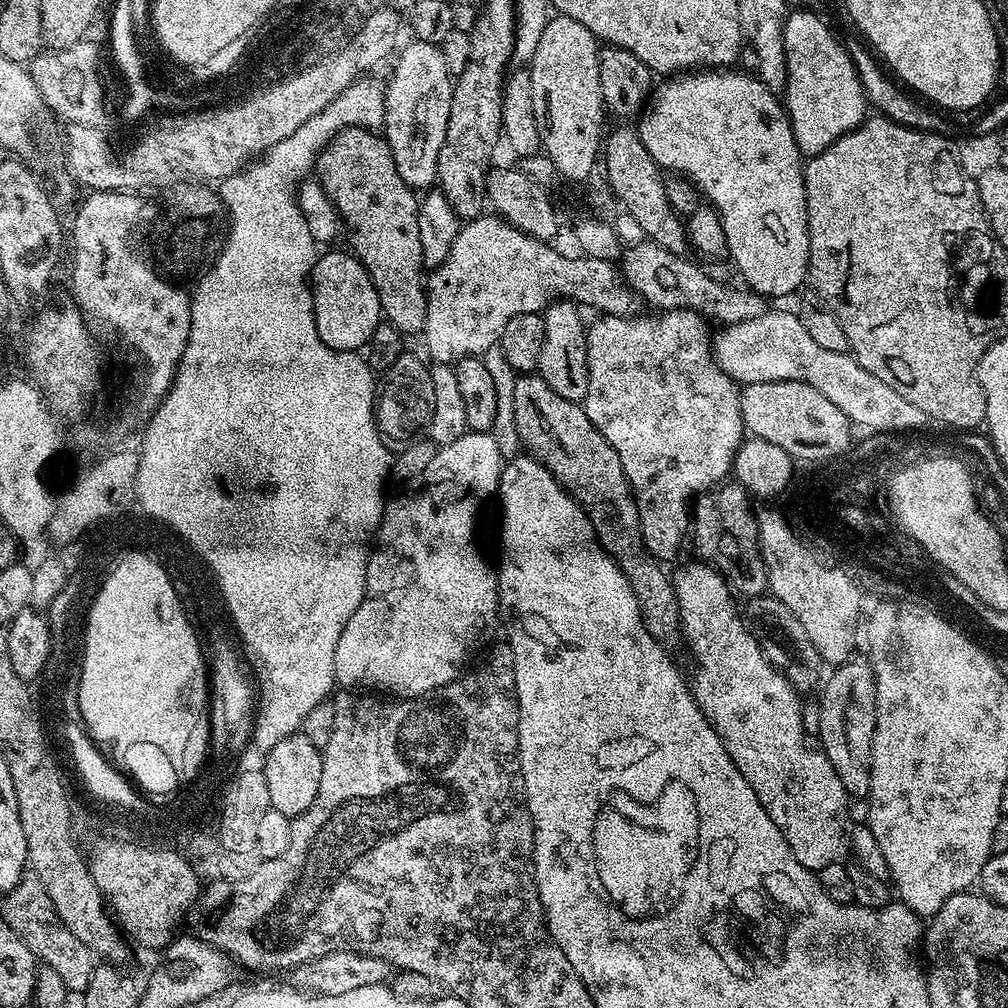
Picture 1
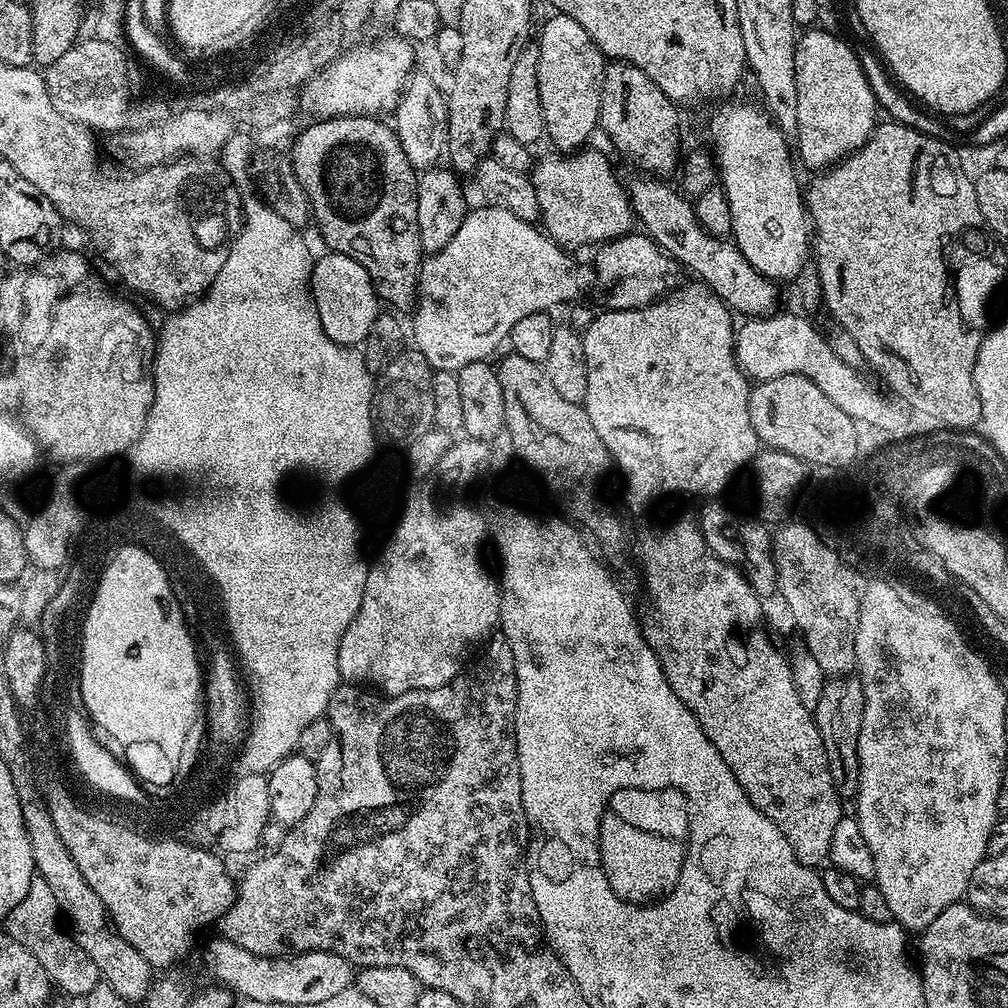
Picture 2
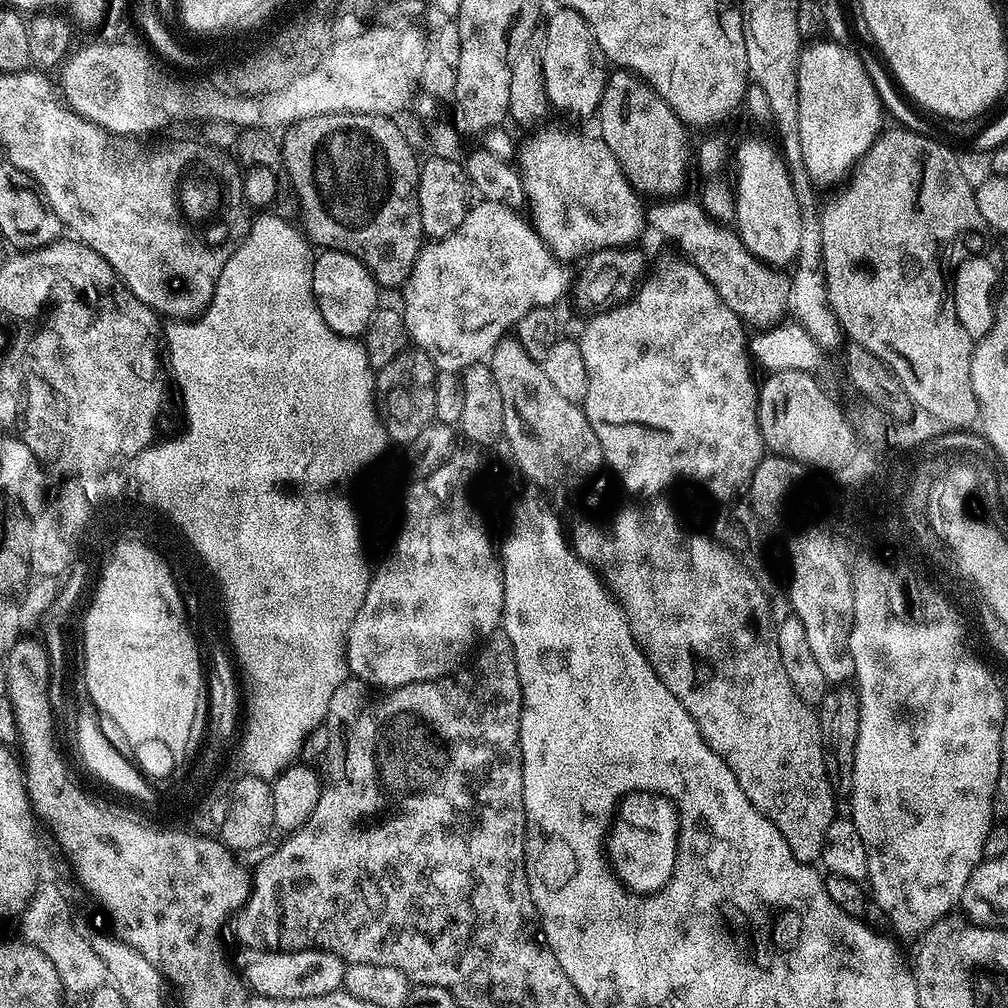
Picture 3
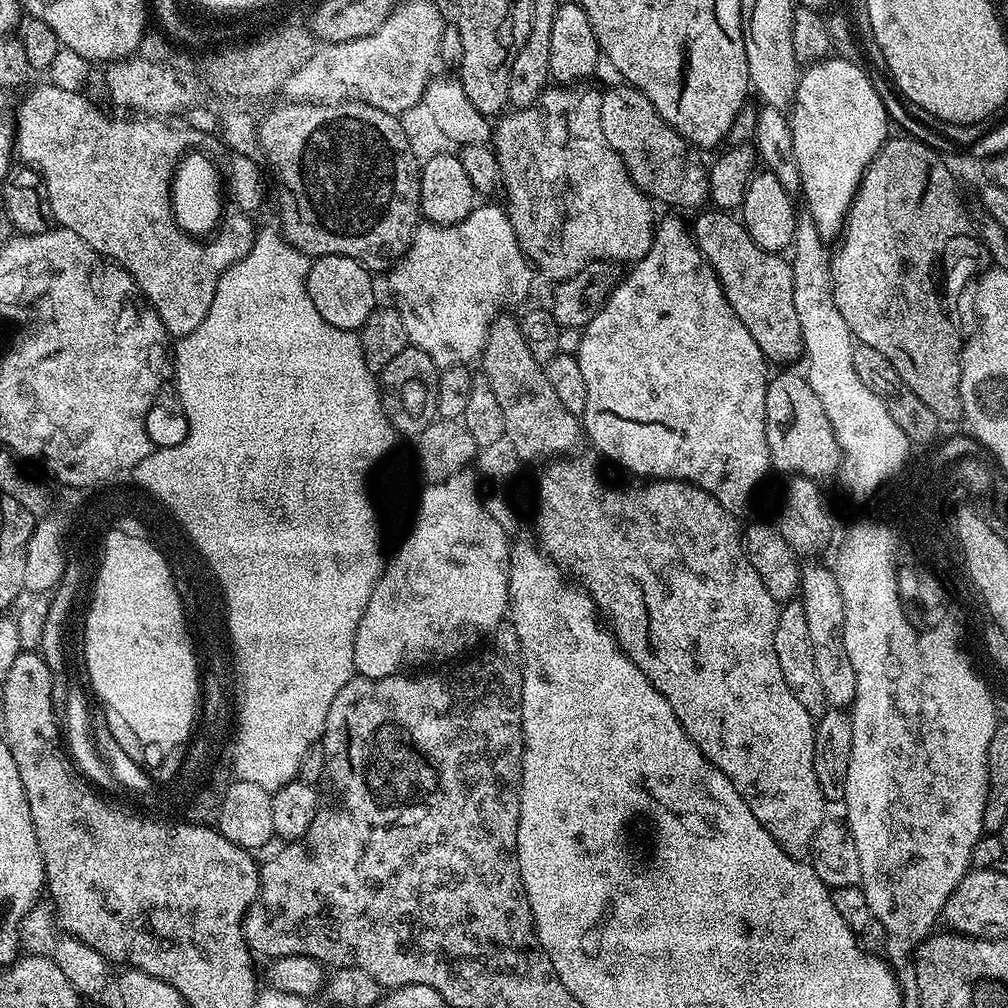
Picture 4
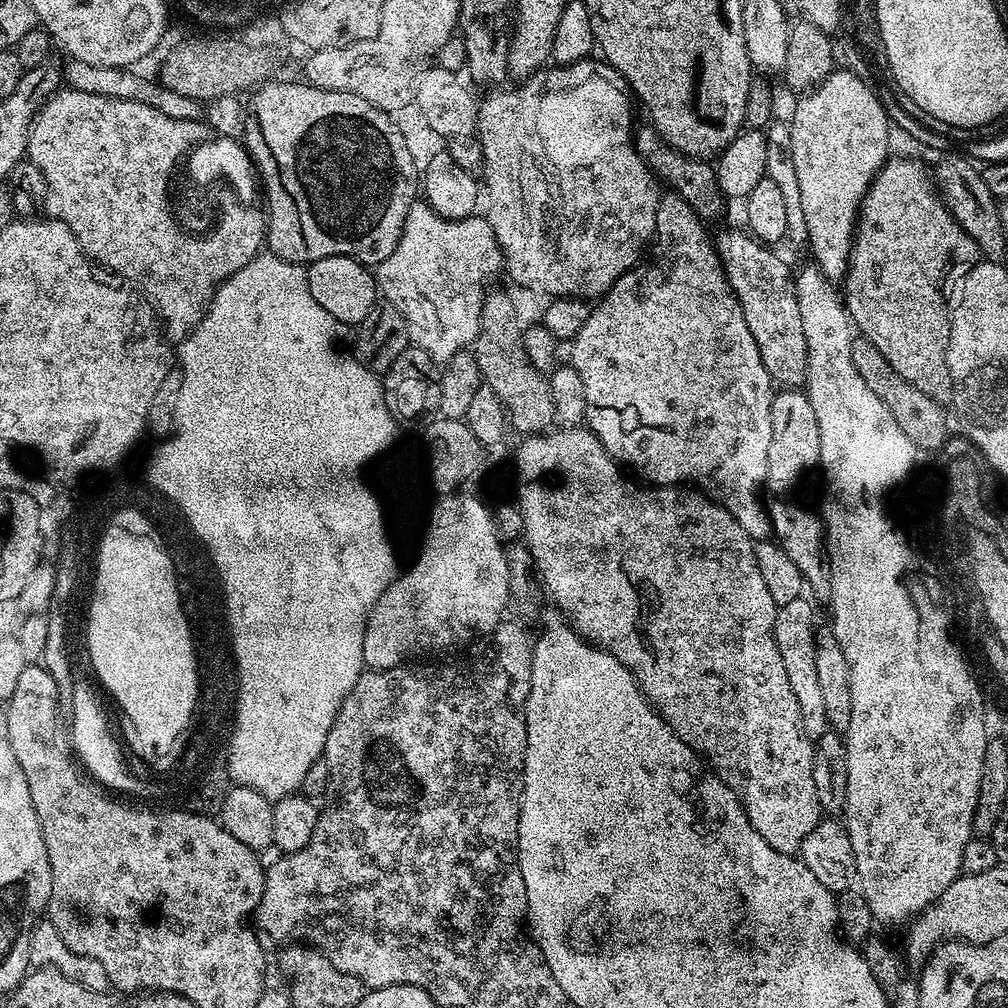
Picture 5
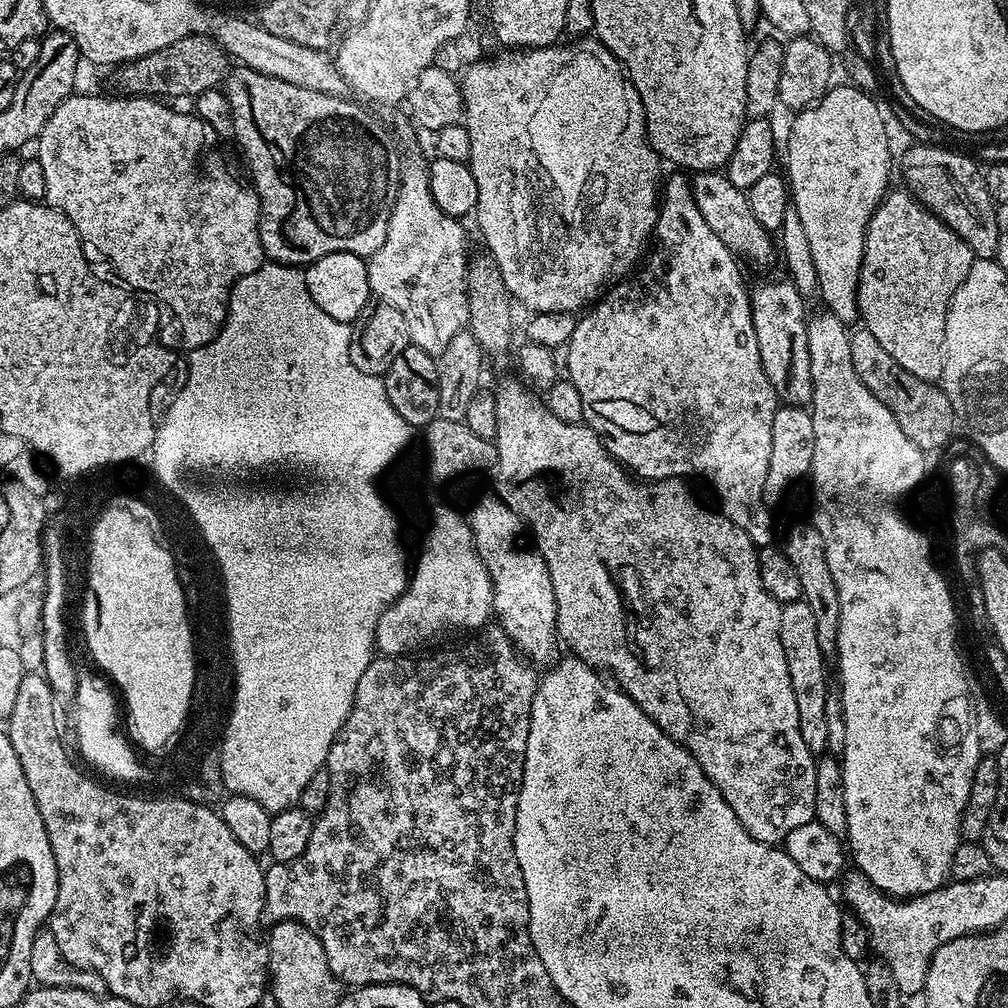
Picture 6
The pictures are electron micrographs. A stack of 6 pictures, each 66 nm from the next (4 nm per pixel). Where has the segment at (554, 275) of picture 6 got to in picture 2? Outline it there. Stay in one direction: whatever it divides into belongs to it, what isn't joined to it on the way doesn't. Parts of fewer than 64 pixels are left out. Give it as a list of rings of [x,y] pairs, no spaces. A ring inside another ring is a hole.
[[[580,150],[575,154],[556,154],[560,156],[544,156],[536,164],[530,175],[530,183],[538,194],[540,207],[539,223],[543,231],[551,236],[556,244],[592,244],[599,246],[610,240],[626,236],[634,228],[632,201],[628,199],[627,187],[616,177],[612,164],[600,152]]]

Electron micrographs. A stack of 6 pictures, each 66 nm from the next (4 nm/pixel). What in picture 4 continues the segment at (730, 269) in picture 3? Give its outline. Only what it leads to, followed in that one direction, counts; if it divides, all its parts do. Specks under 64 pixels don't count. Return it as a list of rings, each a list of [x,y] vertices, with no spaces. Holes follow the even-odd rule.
[[[700,210],[695,216],[690,231],[698,250],[702,250],[706,262],[715,270],[734,314],[742,318],[742,326],[750,330],[750,338],[758,342],[765,360],[796,360],[799,356],[801,359],[802,341],[798,314],[794,311],[791,263],[783,255],[767,252],[753,242],[748,237],[748,229],[733,213]]]

